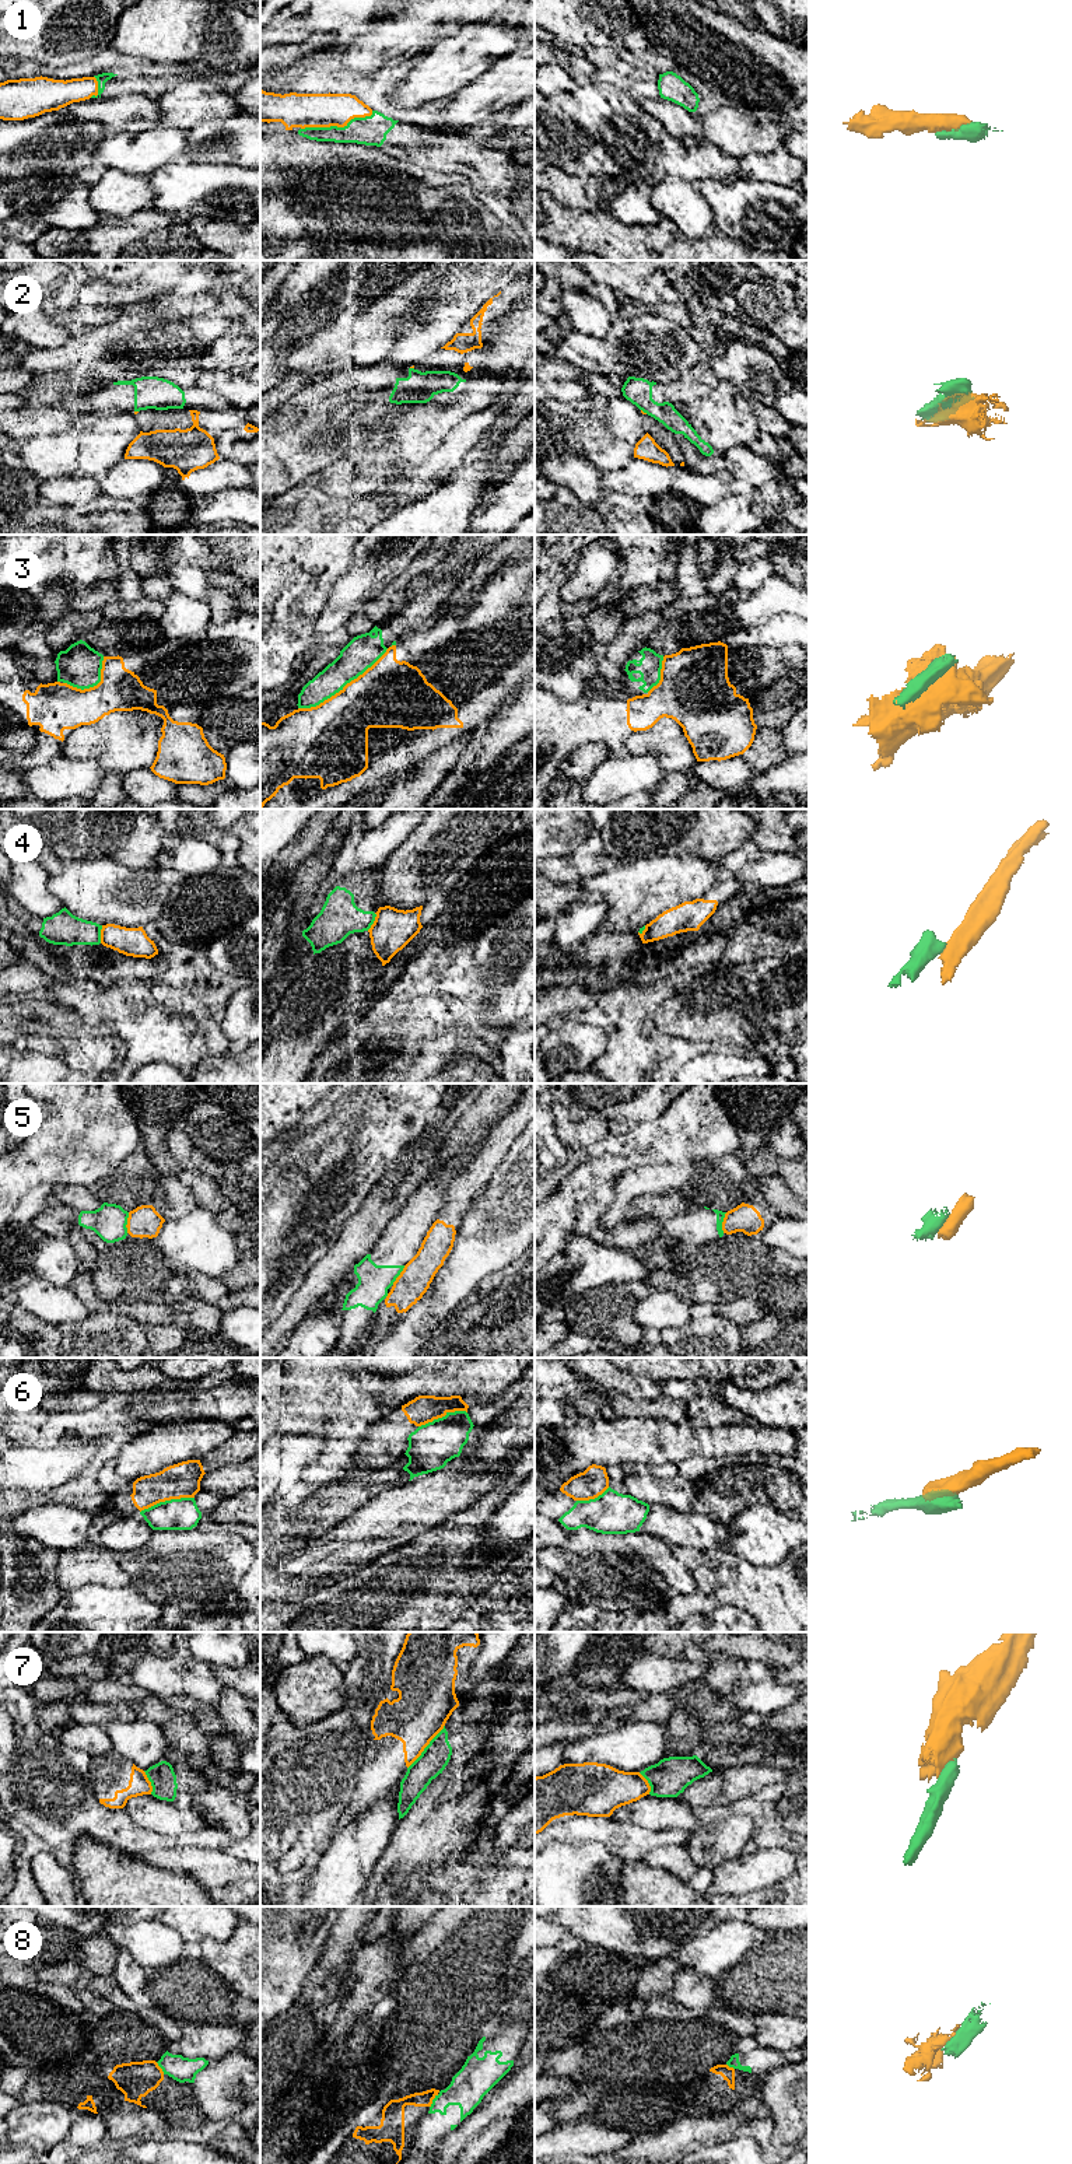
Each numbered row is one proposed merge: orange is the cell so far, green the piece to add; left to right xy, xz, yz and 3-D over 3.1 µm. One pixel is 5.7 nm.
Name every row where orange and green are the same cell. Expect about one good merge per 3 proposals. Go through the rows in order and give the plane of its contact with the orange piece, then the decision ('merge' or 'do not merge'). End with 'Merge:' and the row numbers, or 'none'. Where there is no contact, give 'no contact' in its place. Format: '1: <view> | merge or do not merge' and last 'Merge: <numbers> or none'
1: xz | merge
2: yz | do not merge
3: xz | do not merge
4: xy | do not merge
5: xy | do not merge
6: xy | do not merge
7: xz | do not merge
8: xz | do not merge
Merge: 1

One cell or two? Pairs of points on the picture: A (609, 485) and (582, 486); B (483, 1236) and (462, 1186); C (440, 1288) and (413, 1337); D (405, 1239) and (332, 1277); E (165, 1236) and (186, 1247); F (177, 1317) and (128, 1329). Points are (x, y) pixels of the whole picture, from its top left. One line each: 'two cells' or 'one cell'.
A: two cells
B: two cells
C: one cell
D: two cells
E: one cell
F: two cells

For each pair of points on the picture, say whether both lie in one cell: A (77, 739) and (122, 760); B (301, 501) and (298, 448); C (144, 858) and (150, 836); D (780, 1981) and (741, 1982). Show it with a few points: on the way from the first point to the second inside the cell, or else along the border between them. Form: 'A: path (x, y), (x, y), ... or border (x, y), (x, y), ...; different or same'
A: path (88, 741), (102, 741), (111, 749); same
B: border (309, 476), (274, 496); different
C: path (147, 853), (149, 841); same
D: path (770, 1982), (750, 1982); same

